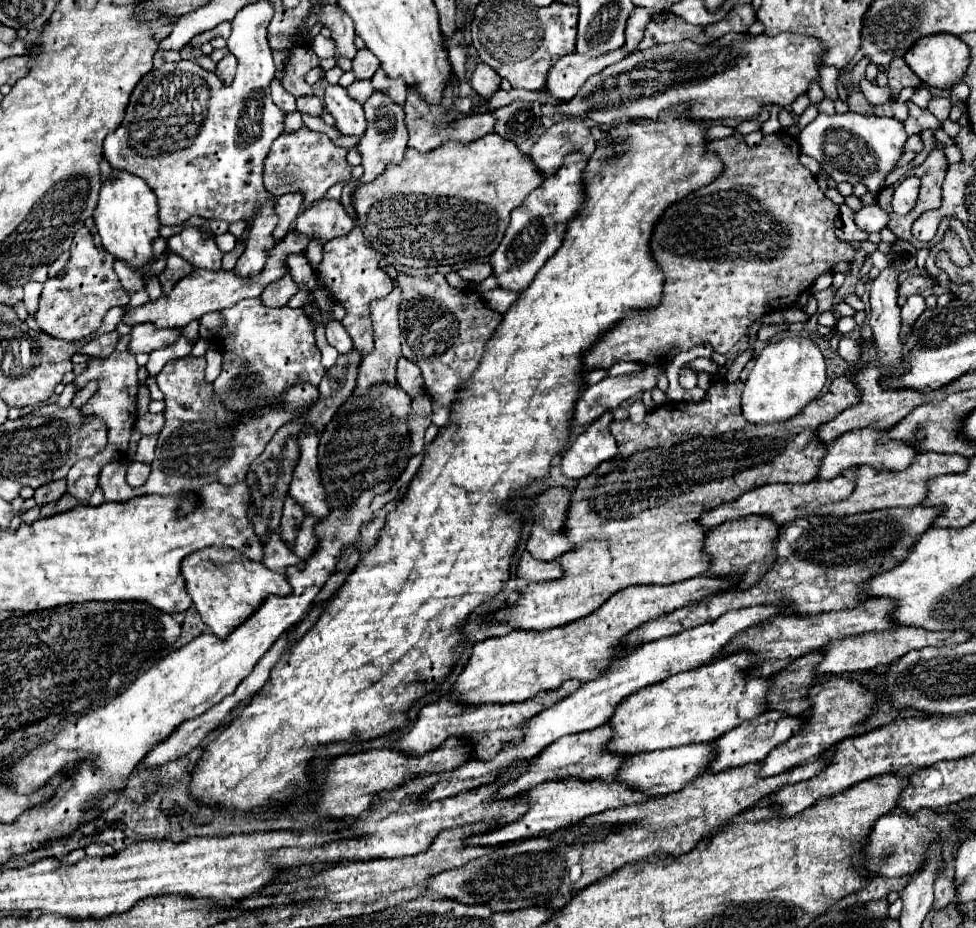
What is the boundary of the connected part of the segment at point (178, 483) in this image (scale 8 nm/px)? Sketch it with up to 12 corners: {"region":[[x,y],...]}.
{"region":[[206,359],[162,367],[166,423],[152,473],[100,473],[106,501],[242,483],[250,463],[316,387],[236,419],[204,383]]}

